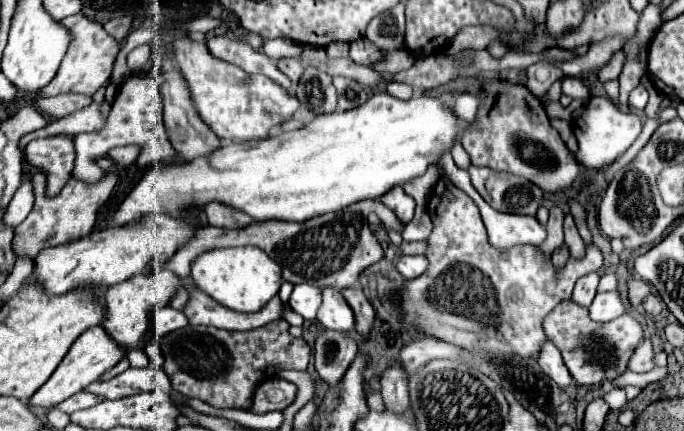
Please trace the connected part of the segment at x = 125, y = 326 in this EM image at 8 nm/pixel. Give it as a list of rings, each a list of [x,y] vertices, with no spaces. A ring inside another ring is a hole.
[[[167,270],[165,272],[159,272],[159,274],[139,274],[139,276],[133,276],[121,284],[115,284],[115,286],[109,286],[107,292],[105,292],[105,320],[101,322],[103,330],[125,350],[135,350],[141,342],[141,338],[147,334],[149,330],[149,314],[155,310],[155,308],[161,308],[161,306],[167,306],[169,300],[173,298],[177,286],[185,286],[185,282],[181,278],[177,278],[175,274],[169,274]]]

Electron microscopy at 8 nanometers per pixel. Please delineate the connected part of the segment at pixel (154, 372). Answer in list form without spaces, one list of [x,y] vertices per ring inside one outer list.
[[[149,366],[149,368],[129,368],[107,382],[93,382],[87,390],[93,394],[101,394],[107,400],[117,400],[147,390],[171,392],[173,386],[163,368]]]

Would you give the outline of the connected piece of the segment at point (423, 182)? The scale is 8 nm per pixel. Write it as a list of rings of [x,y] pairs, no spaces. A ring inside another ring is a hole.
[[[431,164],[423,176],[417,176],[417,178],[405,182],[405,184],[403,184],[403,190],[405,190],[409,196],[415,198],[417,206],[425,206],[427,200],[429,200],[431,190],[433,190],[433,186],[435,186],[435,182],[439,180],[439,176],[441,176],[439,166],[437,166],[437,164]]]

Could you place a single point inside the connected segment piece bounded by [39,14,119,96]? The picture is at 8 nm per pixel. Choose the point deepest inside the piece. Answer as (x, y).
(88, 63)

